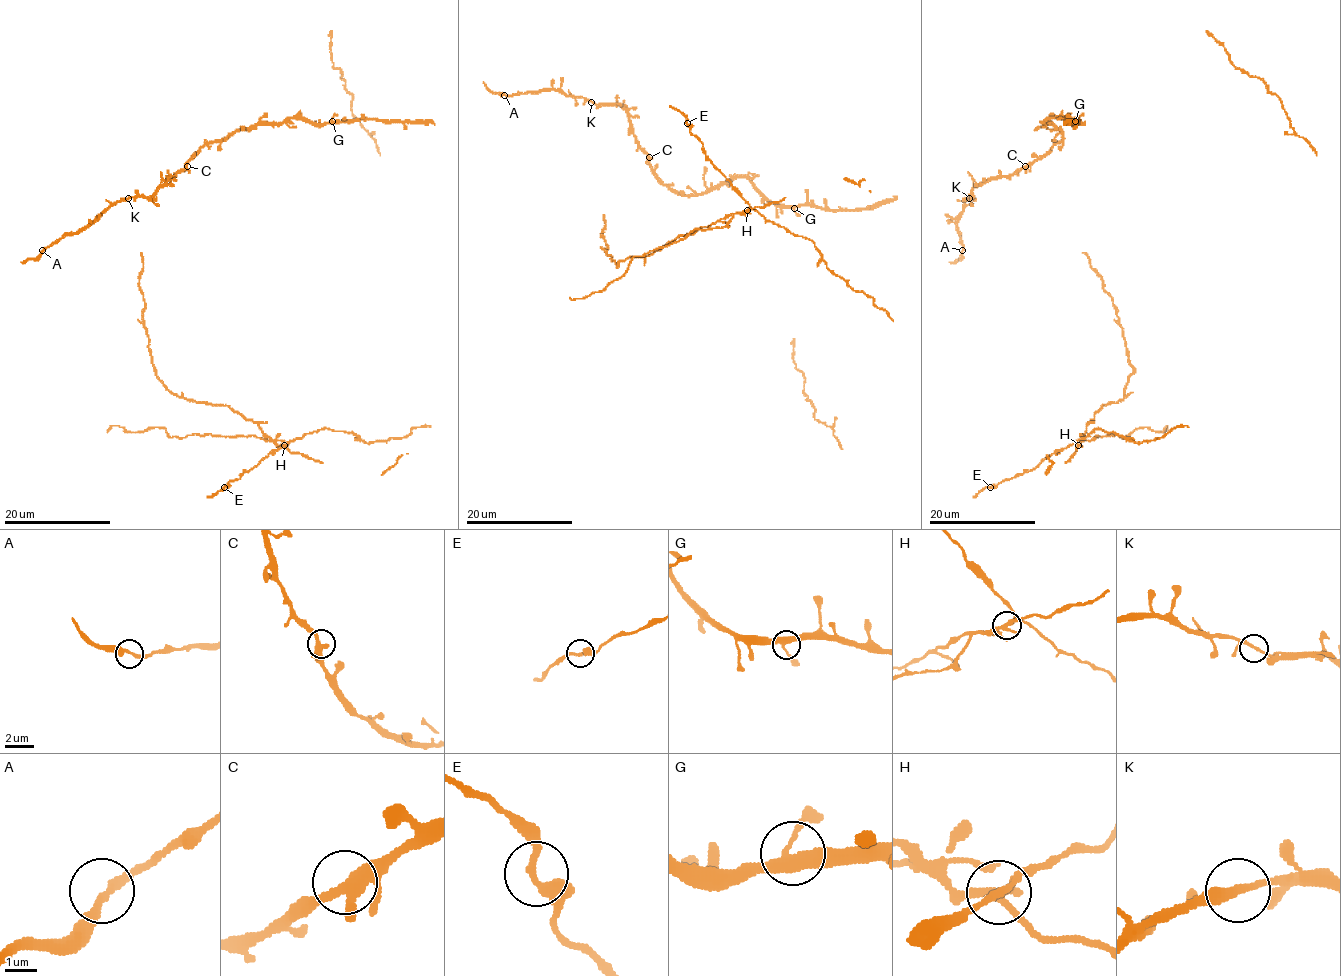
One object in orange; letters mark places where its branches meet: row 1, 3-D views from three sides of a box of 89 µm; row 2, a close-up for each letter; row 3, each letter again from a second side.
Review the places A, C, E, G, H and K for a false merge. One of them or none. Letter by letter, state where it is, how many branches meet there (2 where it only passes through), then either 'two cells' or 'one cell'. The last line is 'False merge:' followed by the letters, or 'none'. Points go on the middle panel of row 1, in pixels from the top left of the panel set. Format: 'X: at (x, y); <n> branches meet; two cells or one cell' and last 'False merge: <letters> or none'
A: at (504, 95); 2 branches meet; one cell
C: at (649, 157); 4 branches meet; one cell
E: at (687, 123); 3 branches meet; one cell
G: at (794, 208); 3 branches meet; one cell
H: at (747, 210); 4 branches meet; two cells
K: at (591, 102); 3 branches meet; one cell
False merge: H

